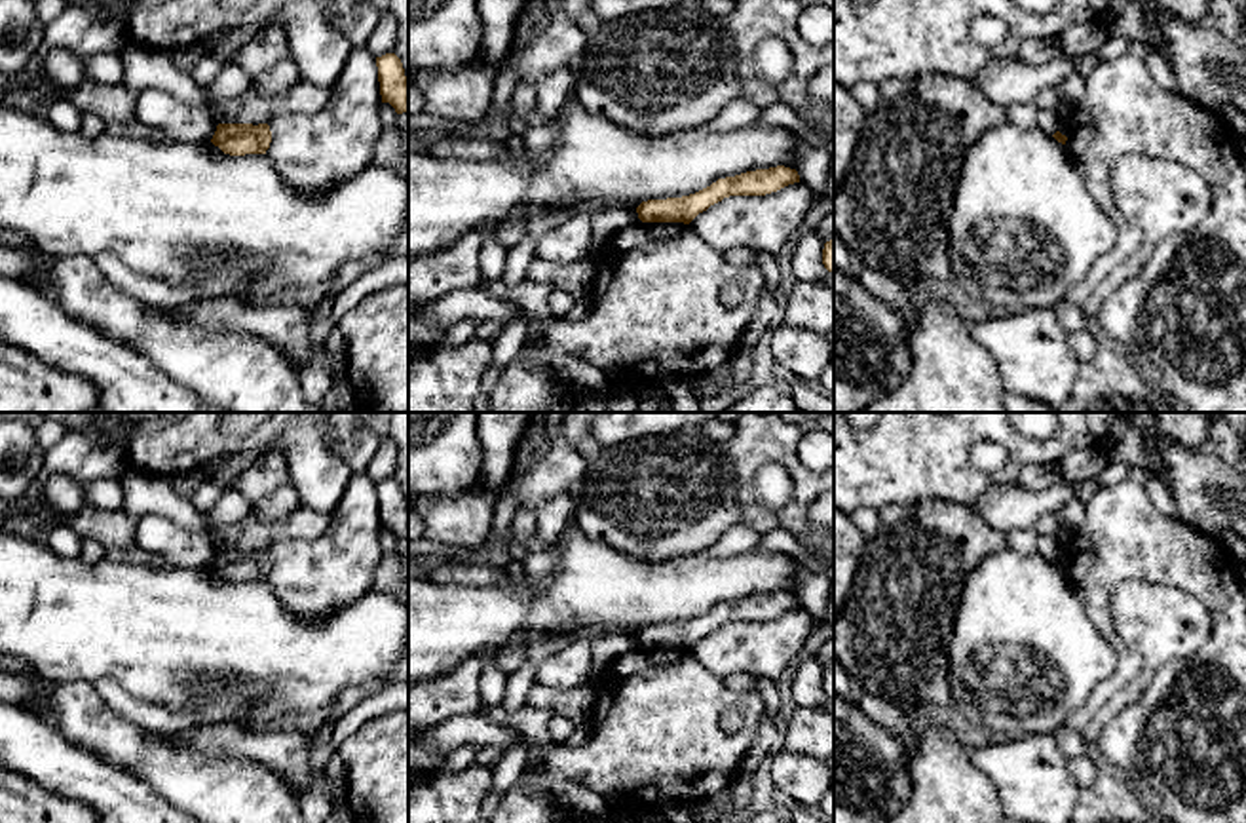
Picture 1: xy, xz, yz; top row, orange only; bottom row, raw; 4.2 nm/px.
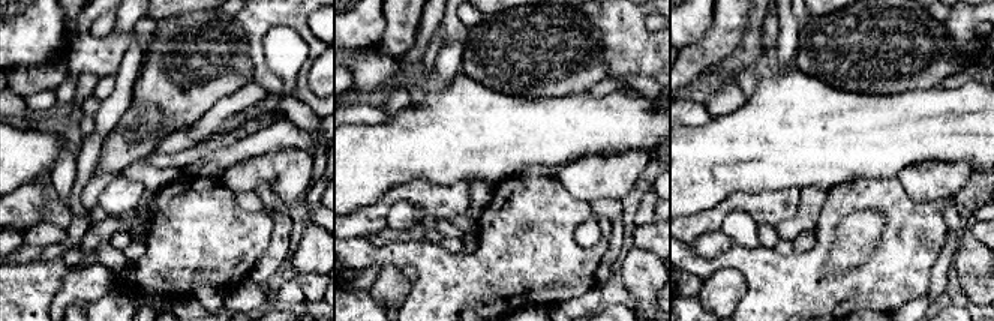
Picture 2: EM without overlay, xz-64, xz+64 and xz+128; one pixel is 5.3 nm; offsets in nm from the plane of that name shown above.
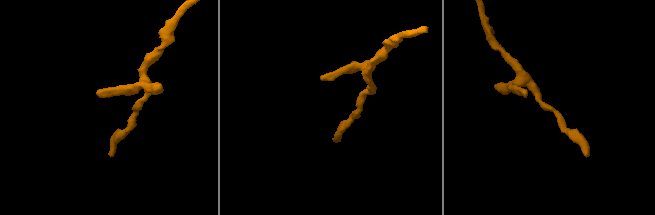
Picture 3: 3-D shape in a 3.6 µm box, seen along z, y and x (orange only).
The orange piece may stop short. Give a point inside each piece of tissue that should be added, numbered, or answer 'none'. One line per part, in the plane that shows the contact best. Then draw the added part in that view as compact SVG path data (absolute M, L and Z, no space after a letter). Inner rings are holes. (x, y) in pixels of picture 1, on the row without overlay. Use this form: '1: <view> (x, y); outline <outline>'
none

